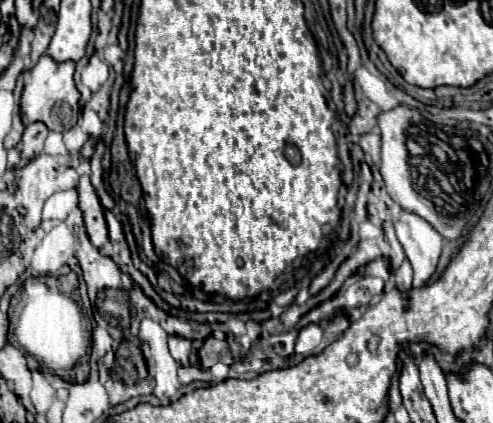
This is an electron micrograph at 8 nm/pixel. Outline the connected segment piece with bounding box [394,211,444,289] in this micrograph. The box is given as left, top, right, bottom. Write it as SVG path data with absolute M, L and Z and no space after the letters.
M406 211L394 227L398 241L402 243L406 257L412 263L414 287L420 289L436 271L444 239L434 231L434 227L428 221Z

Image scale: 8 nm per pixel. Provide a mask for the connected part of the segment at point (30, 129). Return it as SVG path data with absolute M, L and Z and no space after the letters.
M30 123L24 129L24 137L22 137L22 159L26 161L36 159L44 149L44 139L48 133L50 131L44 123Z

